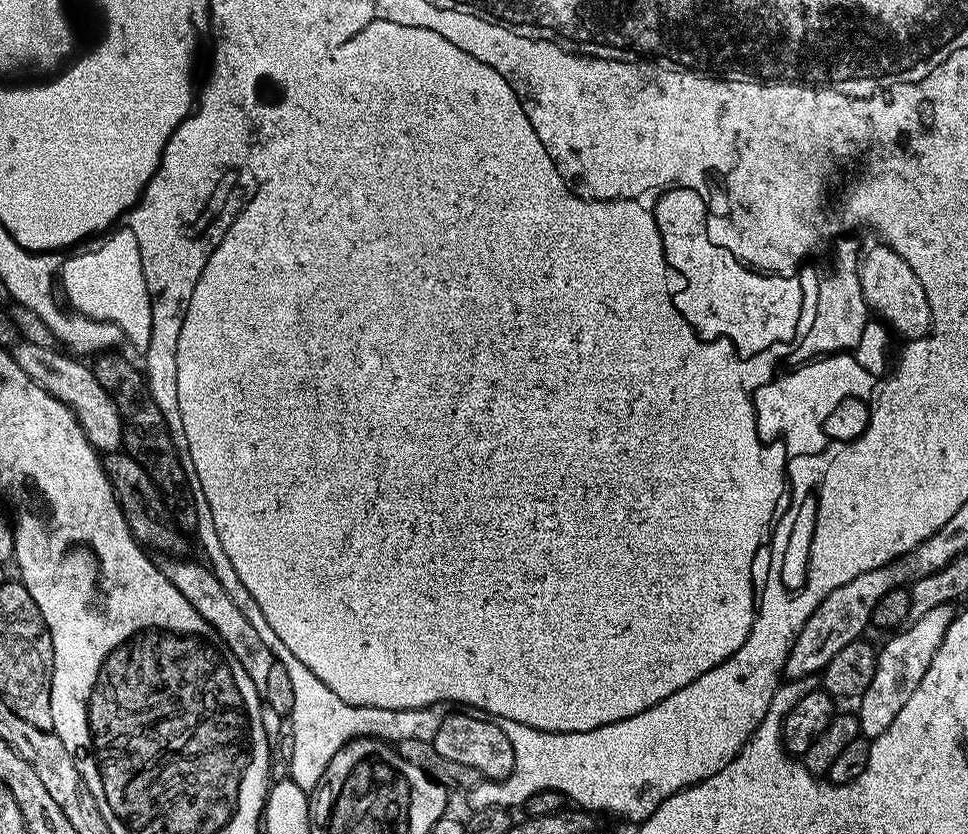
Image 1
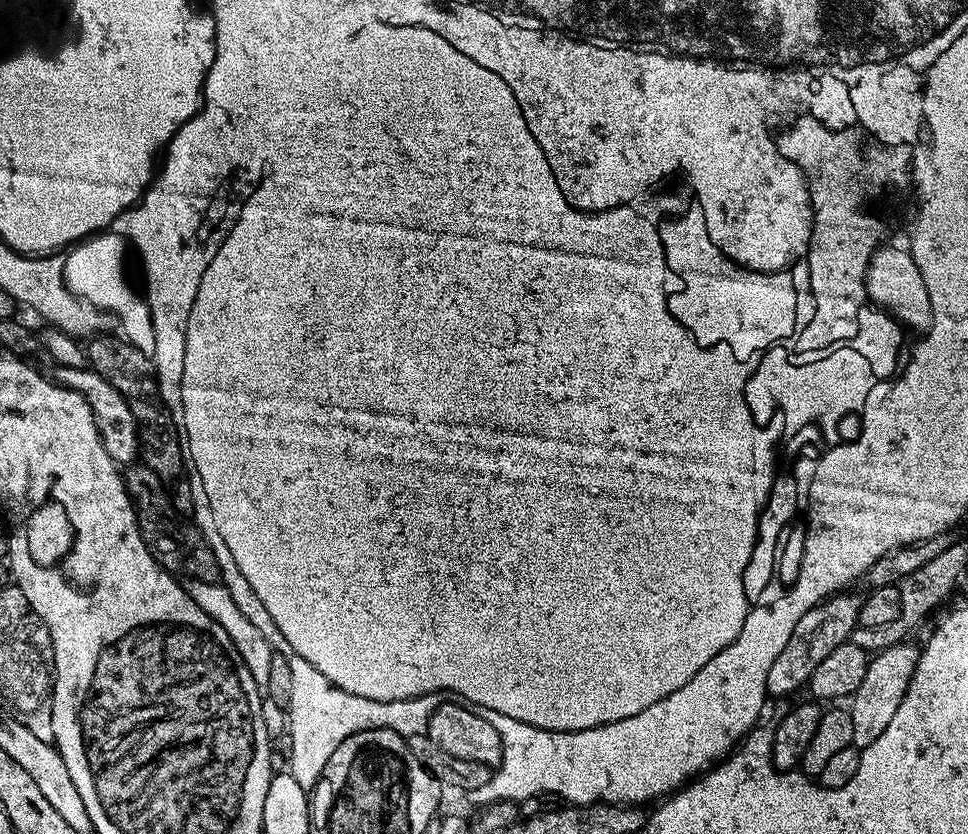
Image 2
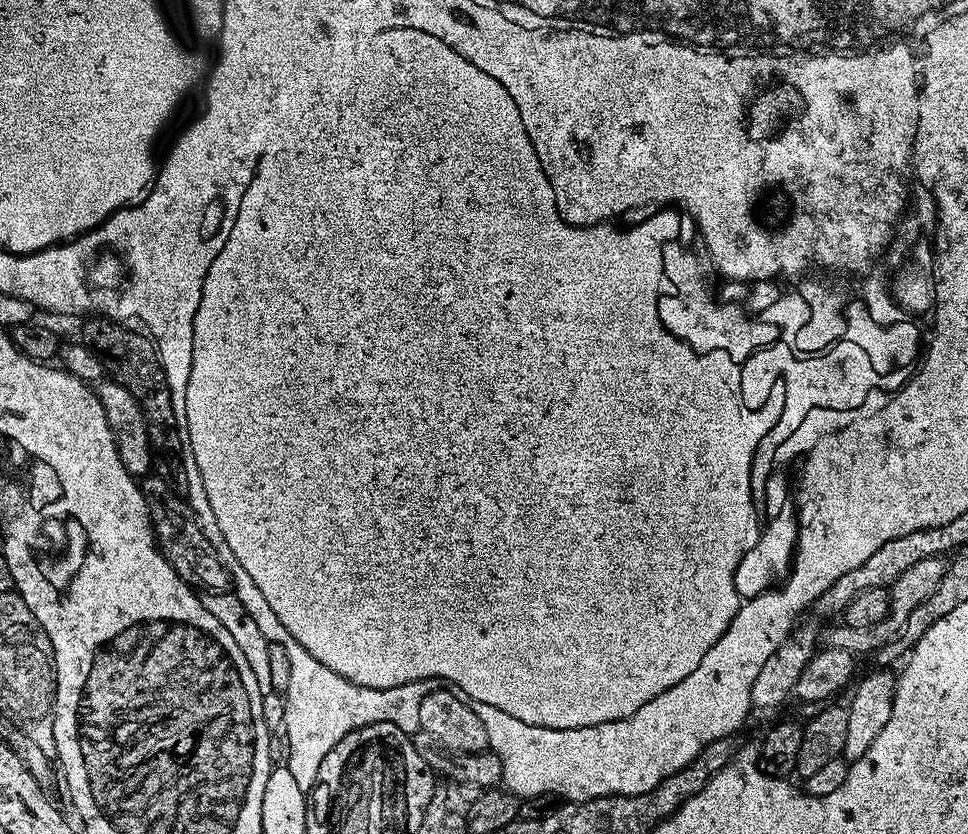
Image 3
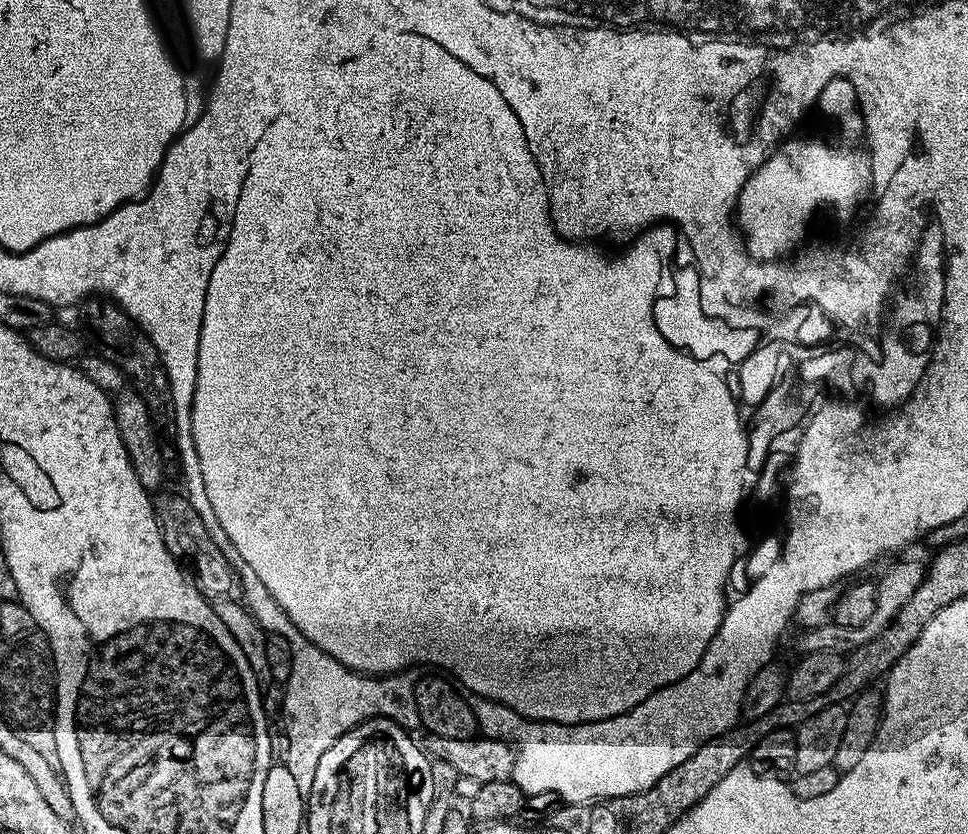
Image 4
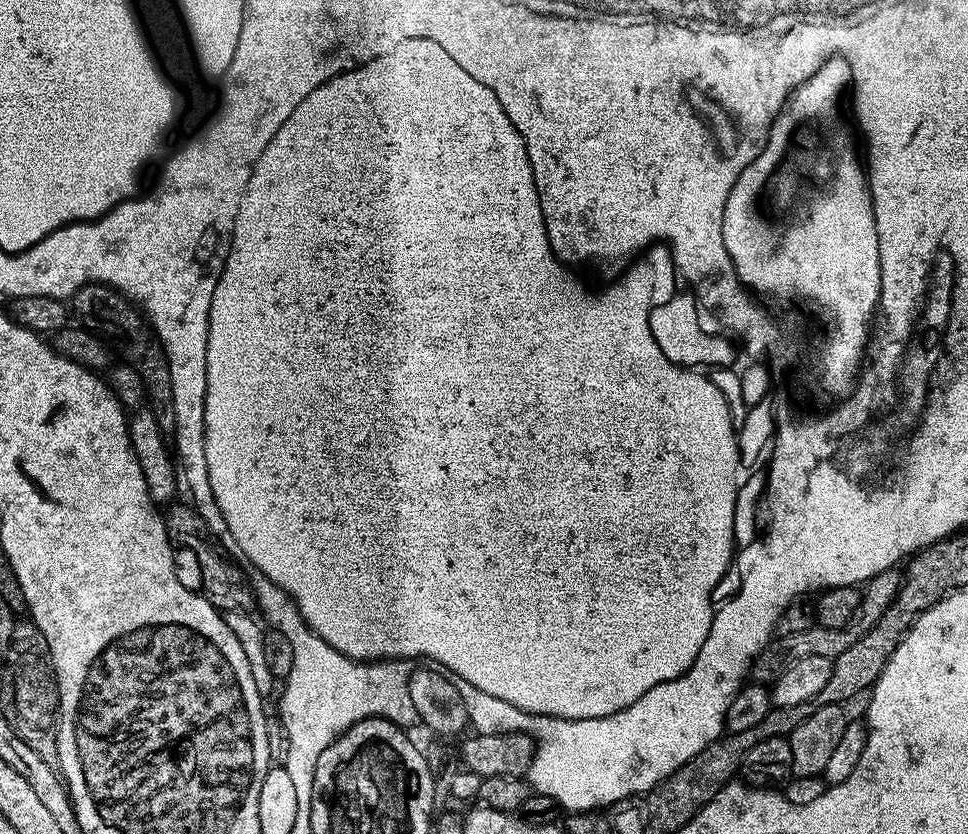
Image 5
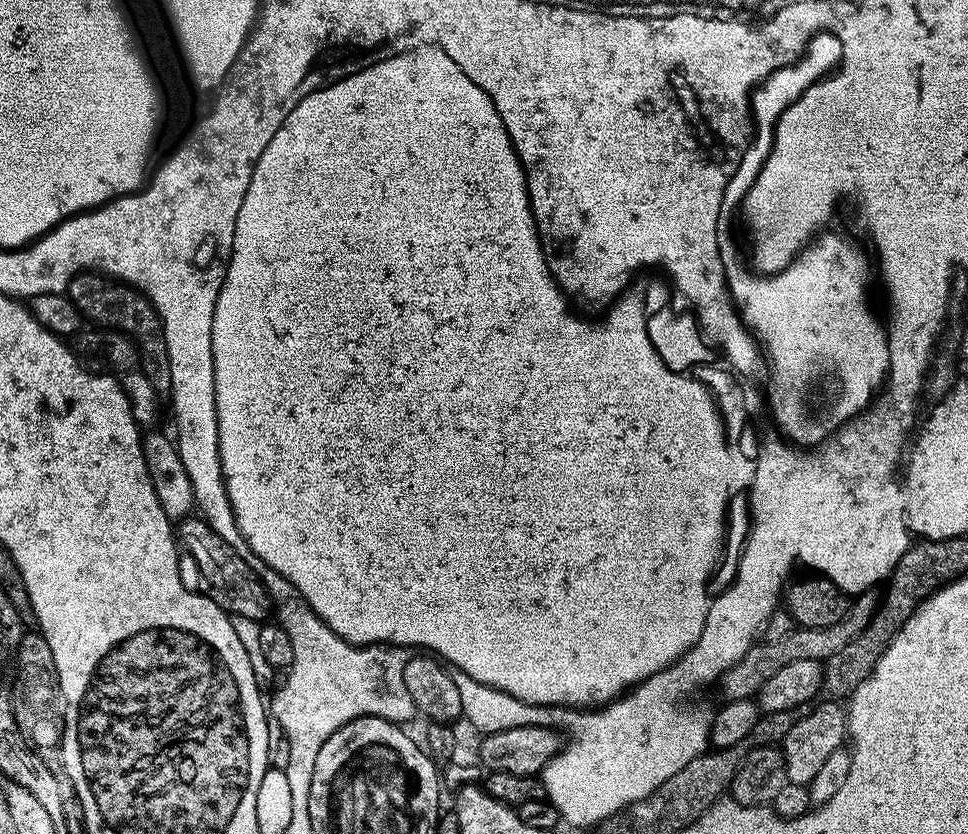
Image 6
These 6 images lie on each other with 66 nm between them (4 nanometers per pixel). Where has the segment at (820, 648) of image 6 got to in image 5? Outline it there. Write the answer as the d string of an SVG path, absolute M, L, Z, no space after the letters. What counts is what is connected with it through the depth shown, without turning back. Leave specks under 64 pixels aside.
M899 567L887 568L874 574L874 578L870 578L863 585L858 610L852 621L846 626L841 628L813 626L806 630L798 630L798 634L776 636L769 640L766 647L756 655L756 659L750 665L751 679L768 686L787 668L794 666L794 662L798 662L798 658L834 658L838 654L842 654L842 650L846 650L846 646L854 646L854 642L858 642L858 638L862 638L862 634L869 632L878 622L878 618L882 618L882 614L886 614L886 610L890 610L890 602L894 602L894 598L898 594L901 579L902 572Z

